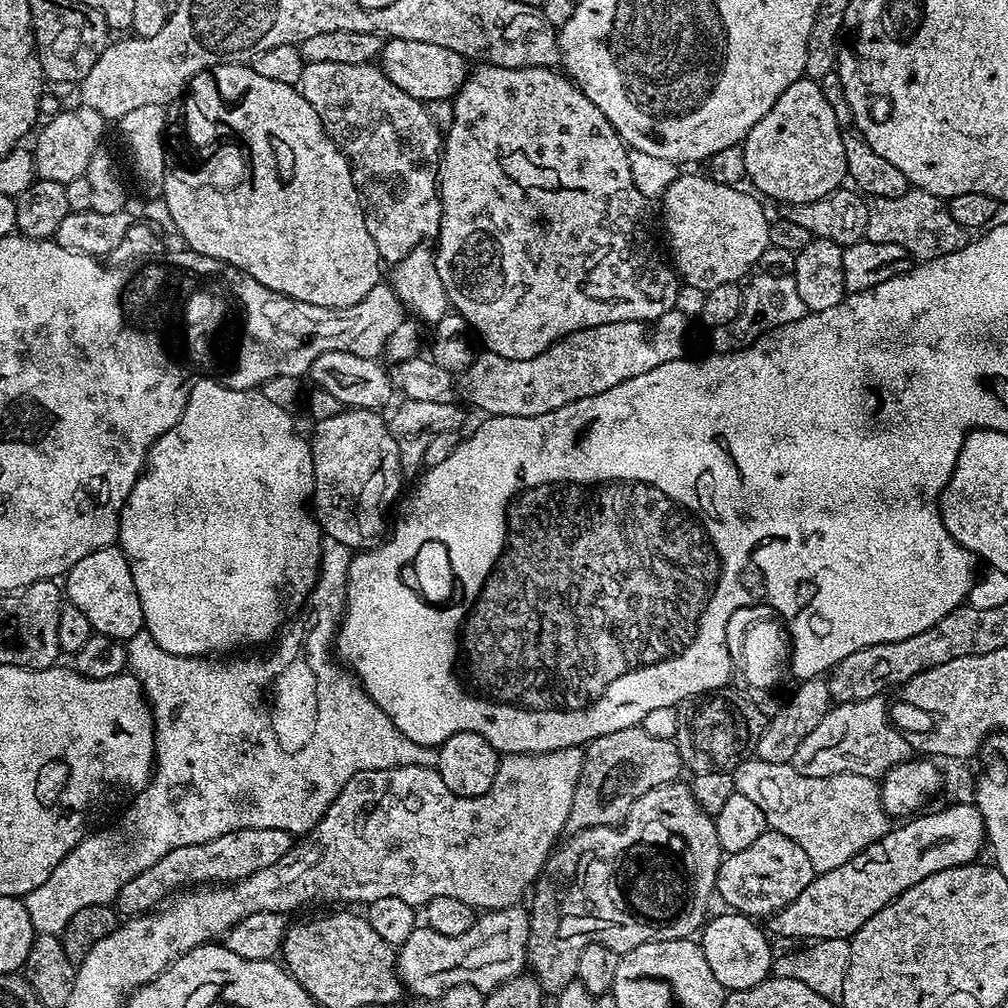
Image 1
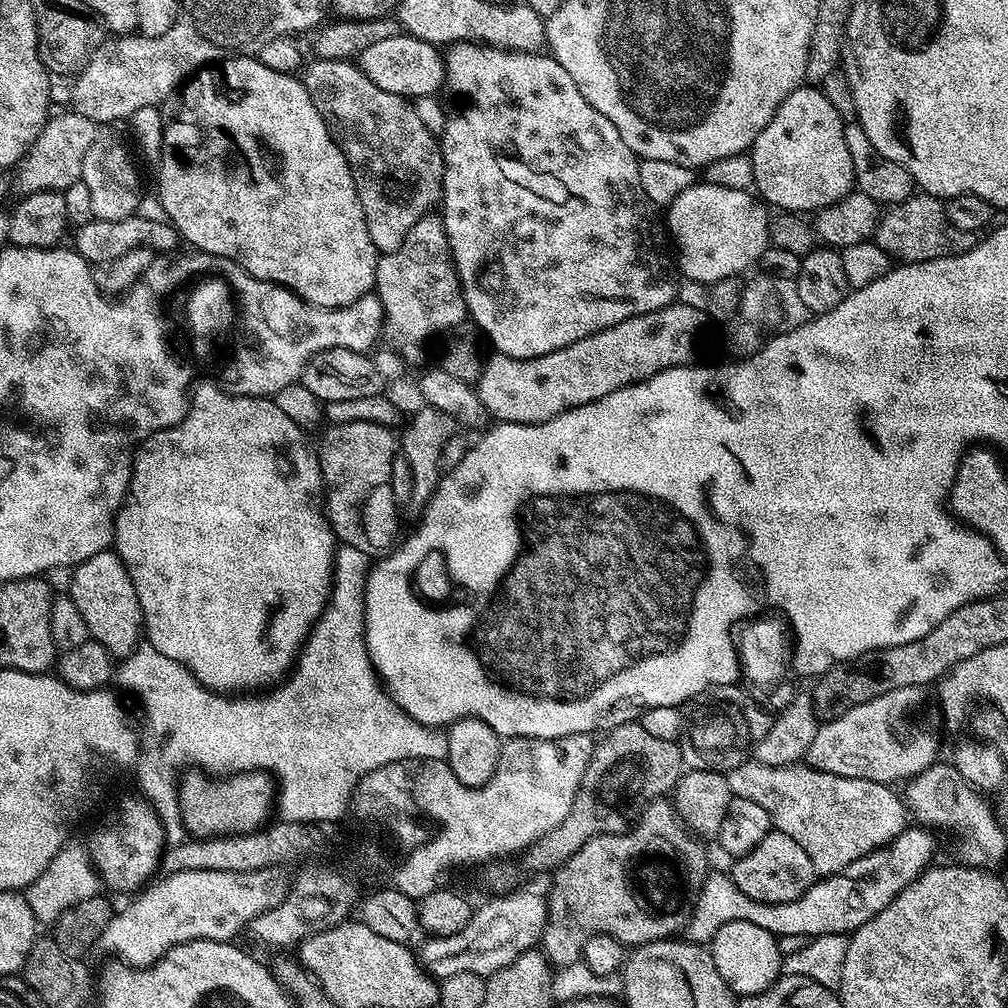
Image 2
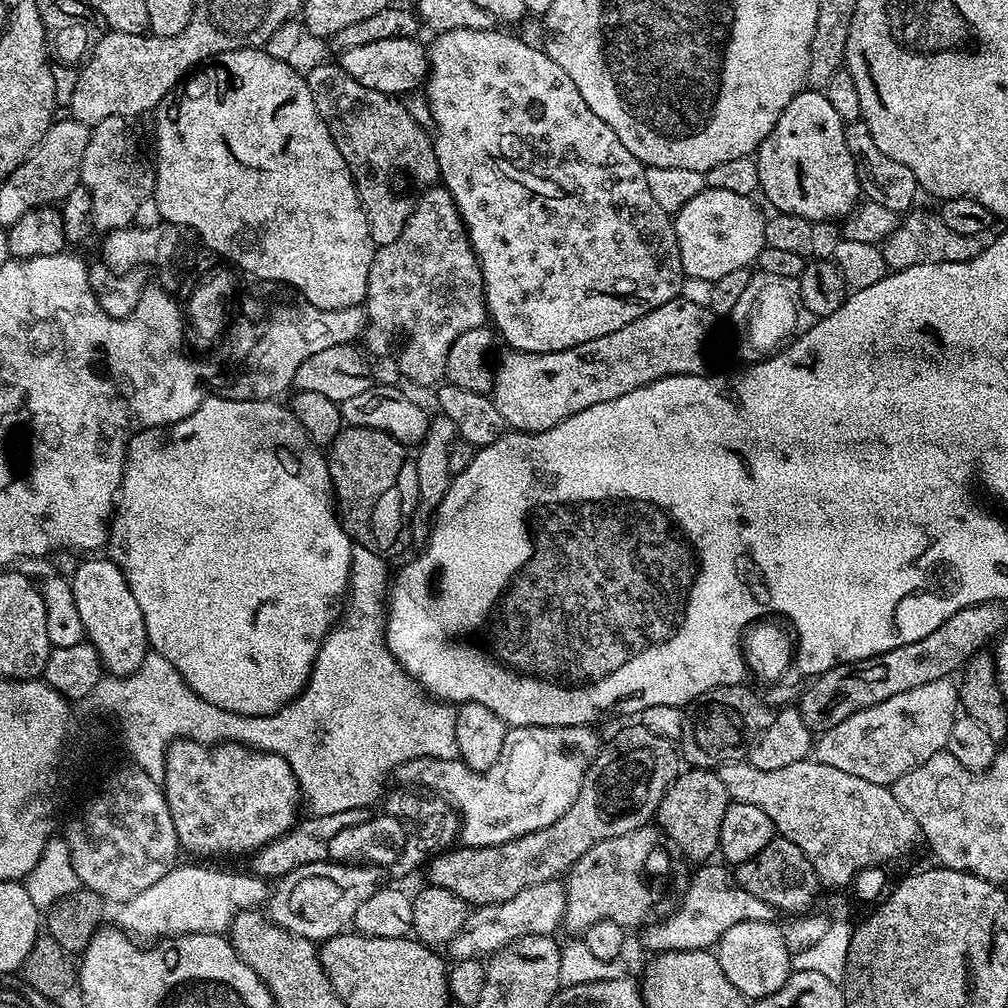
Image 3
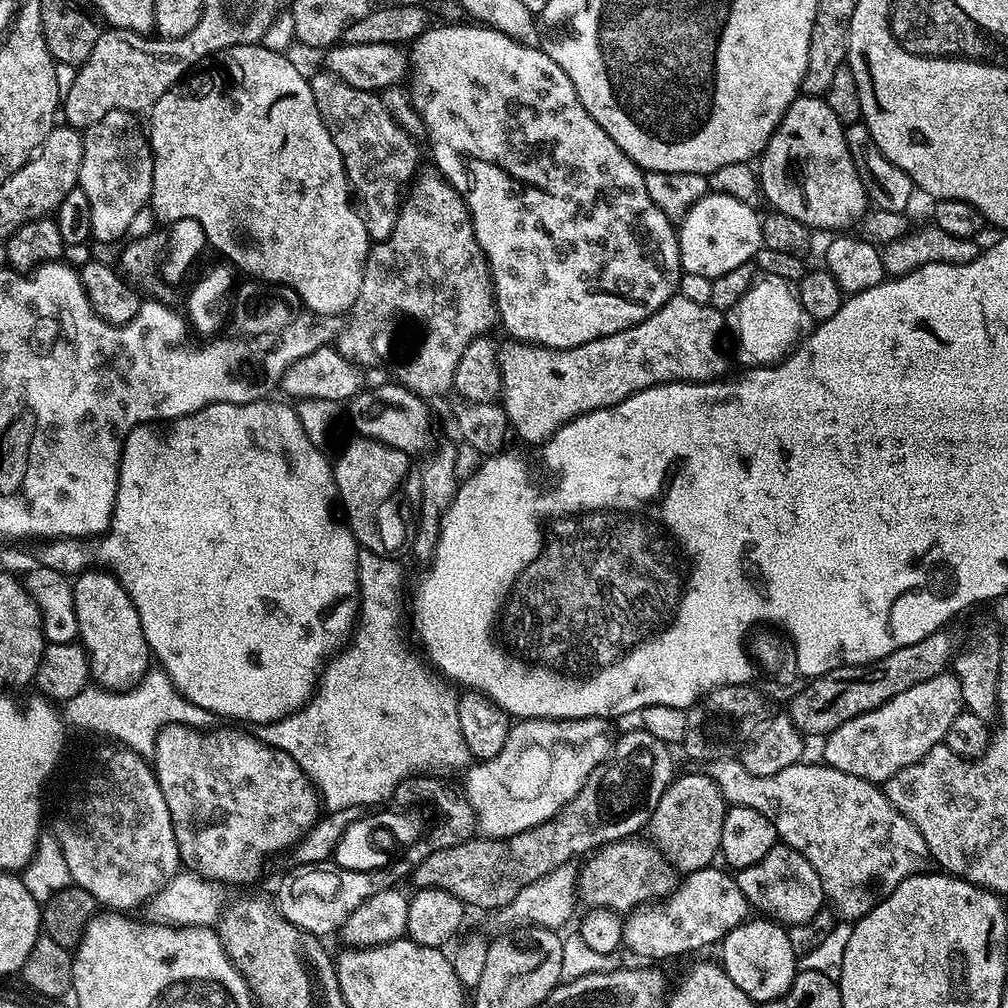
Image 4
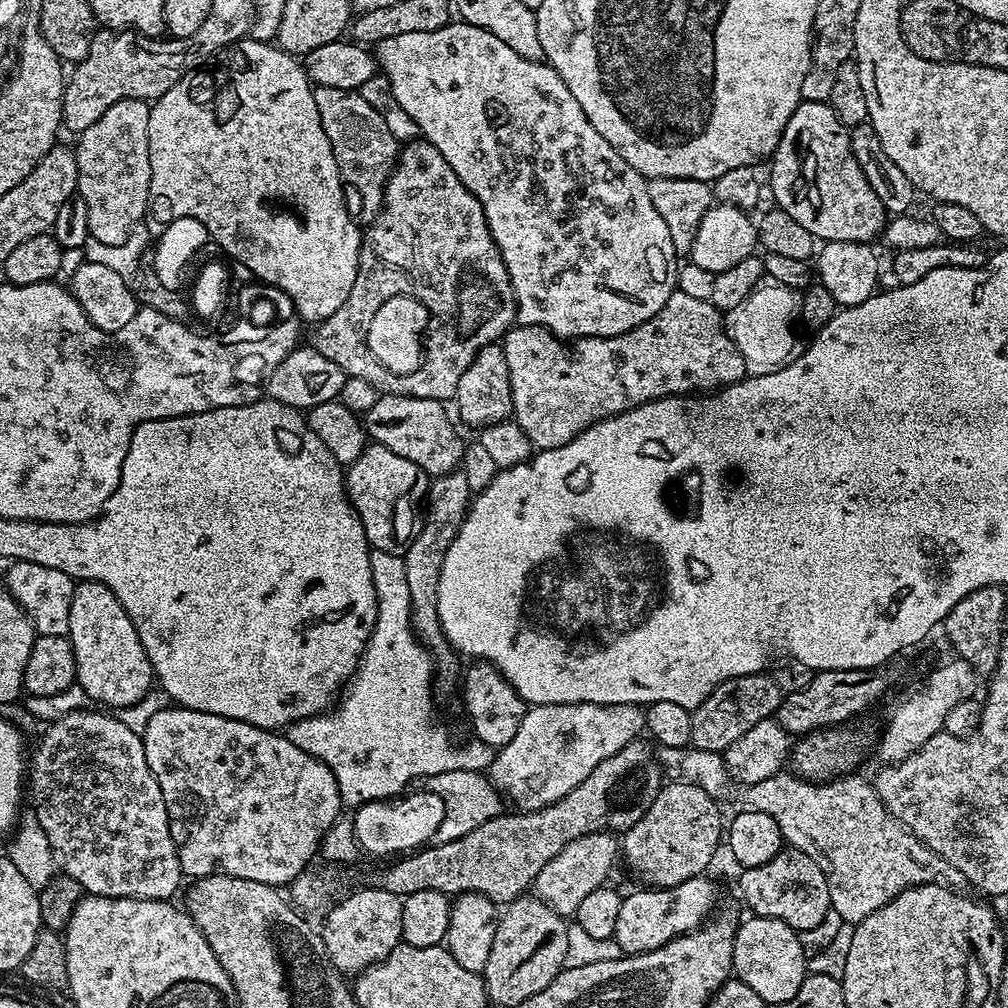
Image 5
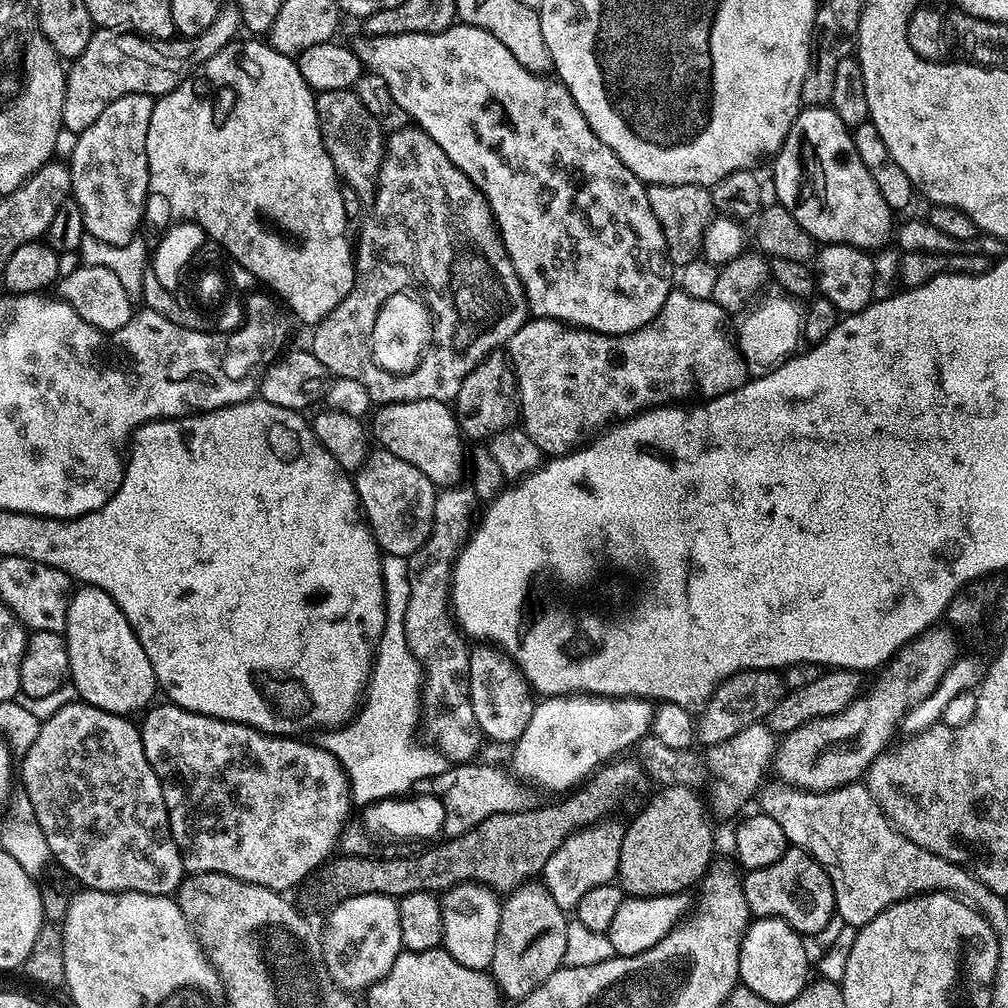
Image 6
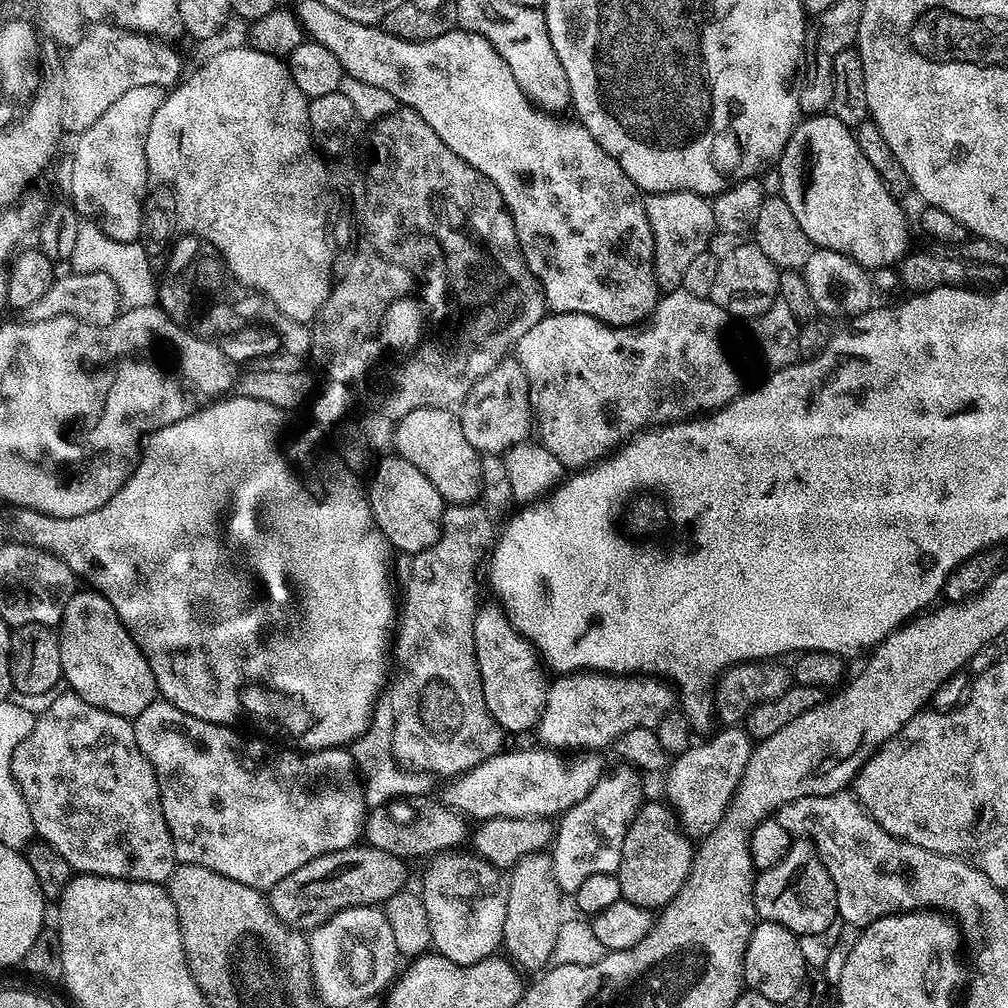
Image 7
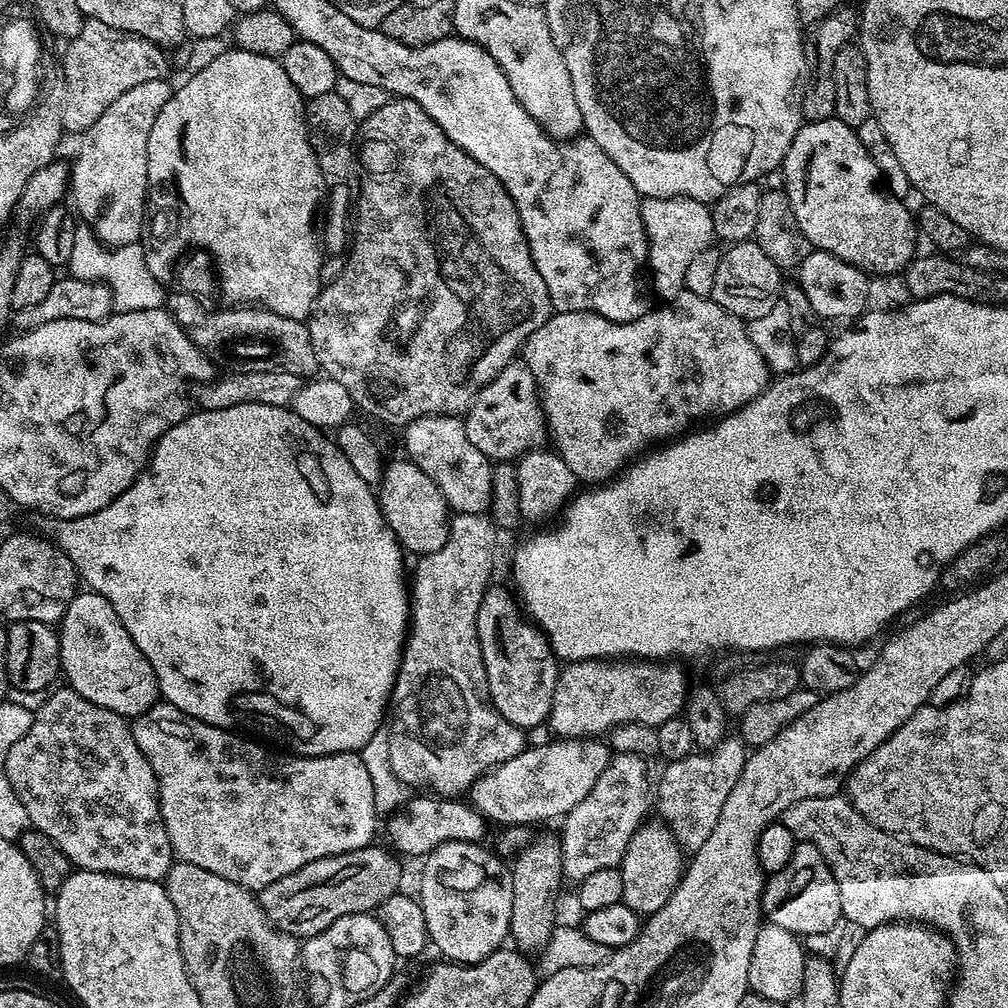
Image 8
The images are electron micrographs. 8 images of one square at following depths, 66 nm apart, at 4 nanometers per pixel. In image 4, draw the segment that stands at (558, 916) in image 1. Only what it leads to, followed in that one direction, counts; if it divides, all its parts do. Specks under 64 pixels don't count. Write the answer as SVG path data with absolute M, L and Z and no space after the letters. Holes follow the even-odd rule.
M640 838L618 840L595 849L589 864L582 870L578 888L589 901L589 905L613 908L615 912L627 914L640 904L671 895L678 883L678 872L651 843Z

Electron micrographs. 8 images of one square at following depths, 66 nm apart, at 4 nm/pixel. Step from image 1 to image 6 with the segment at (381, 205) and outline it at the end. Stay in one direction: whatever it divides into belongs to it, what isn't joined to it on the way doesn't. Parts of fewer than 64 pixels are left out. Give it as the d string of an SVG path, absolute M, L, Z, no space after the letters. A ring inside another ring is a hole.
M326 90L316 96L316 113L322 142L330 162L334 162L336 175L345 185L356 191L356 196L364 202L376 197L376 175L384 157L385 133L380 133L376 116L355 96L352 90Z

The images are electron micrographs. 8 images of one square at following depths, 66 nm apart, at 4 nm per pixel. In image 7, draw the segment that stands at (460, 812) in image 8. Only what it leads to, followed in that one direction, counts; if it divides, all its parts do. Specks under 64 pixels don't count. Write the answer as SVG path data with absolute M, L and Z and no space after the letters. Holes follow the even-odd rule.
M381 806L373 808L364 817L364 831L362 833L367 847L384 850L386 854L394 854L399 860L413 862L423 856L436 856L439 852L448 852L456 848L460 843L467 841L470 836L470 828L467 828L465 817L457 814L448 807L438 806L429 812L419 815L409 824L398 824L391 818L389 809Z

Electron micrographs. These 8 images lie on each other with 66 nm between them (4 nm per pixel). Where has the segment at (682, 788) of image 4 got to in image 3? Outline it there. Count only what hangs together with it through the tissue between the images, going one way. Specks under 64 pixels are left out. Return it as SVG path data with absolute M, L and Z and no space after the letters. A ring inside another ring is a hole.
M688 768L667 788L659 804L656 822L670 844L672 842L686 857L704 862L719 849L722 819L729 803L728 791L717 771Z

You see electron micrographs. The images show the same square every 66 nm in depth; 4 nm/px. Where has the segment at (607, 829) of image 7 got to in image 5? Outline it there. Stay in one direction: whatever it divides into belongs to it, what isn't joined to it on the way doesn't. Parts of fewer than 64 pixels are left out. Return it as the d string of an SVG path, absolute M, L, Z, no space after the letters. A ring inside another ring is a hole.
M609 831L595 832L578 838L574 842L570 842L570 846L566 846L562 850L562 854L558 854L558 858L550 858L550 862L546 862L546 866L542 866L534 885L535 895L546 901L559 916L575 917L578 902L582 902L582 898L586 898L586 894L590 894L590 890L601 887L607 881L604 879L607 878L616 856L618 860L618 840Z

